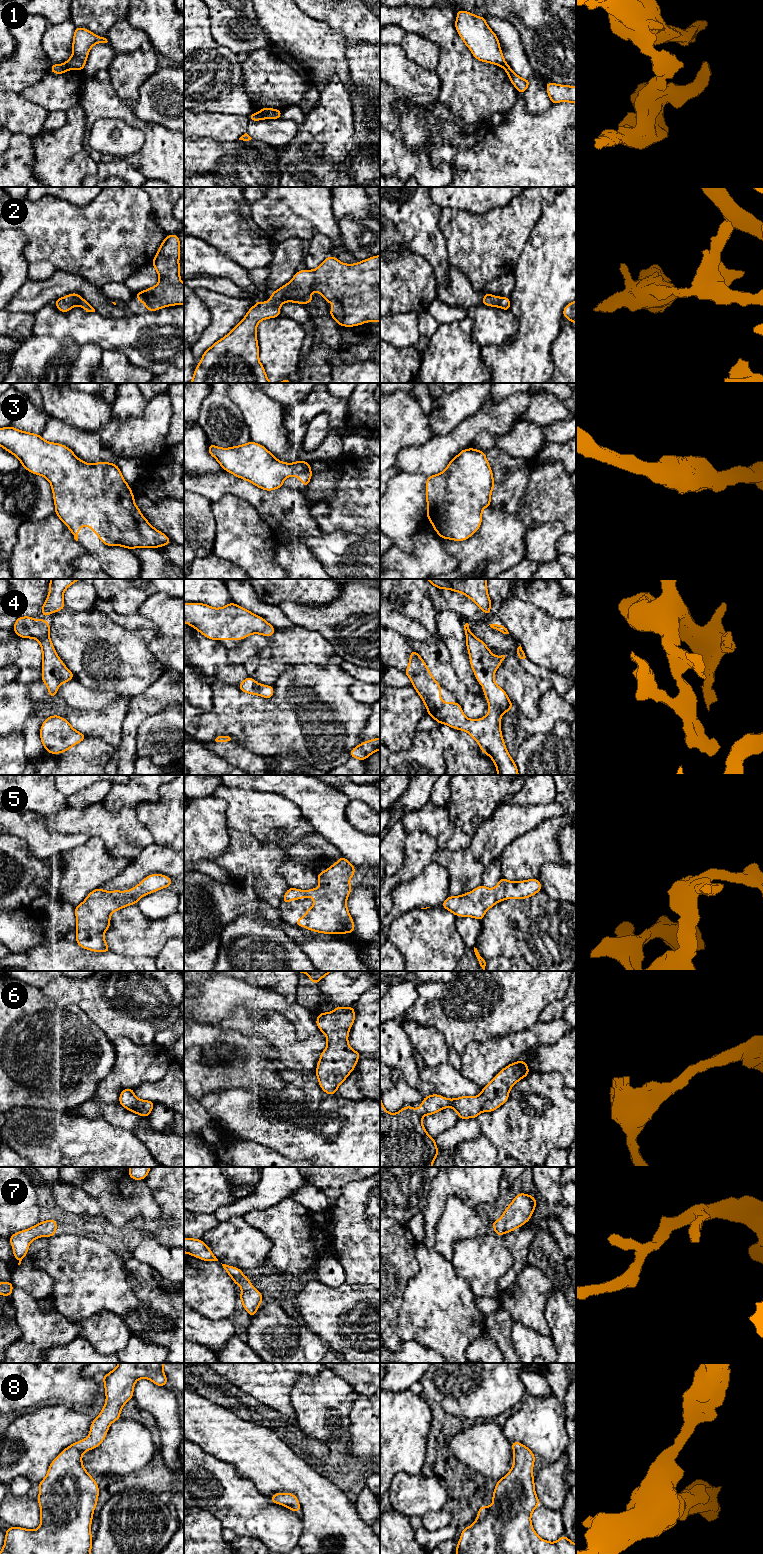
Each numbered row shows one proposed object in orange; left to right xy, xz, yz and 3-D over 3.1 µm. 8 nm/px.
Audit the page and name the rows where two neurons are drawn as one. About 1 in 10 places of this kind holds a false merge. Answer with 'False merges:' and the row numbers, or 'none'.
False merges: 1

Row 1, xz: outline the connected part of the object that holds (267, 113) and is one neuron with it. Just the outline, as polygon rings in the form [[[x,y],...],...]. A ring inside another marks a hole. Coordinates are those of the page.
[[[264,107],[258,114],[260,114],[264,119],[279,119],[281,118],[281,113],[282,110]]]

